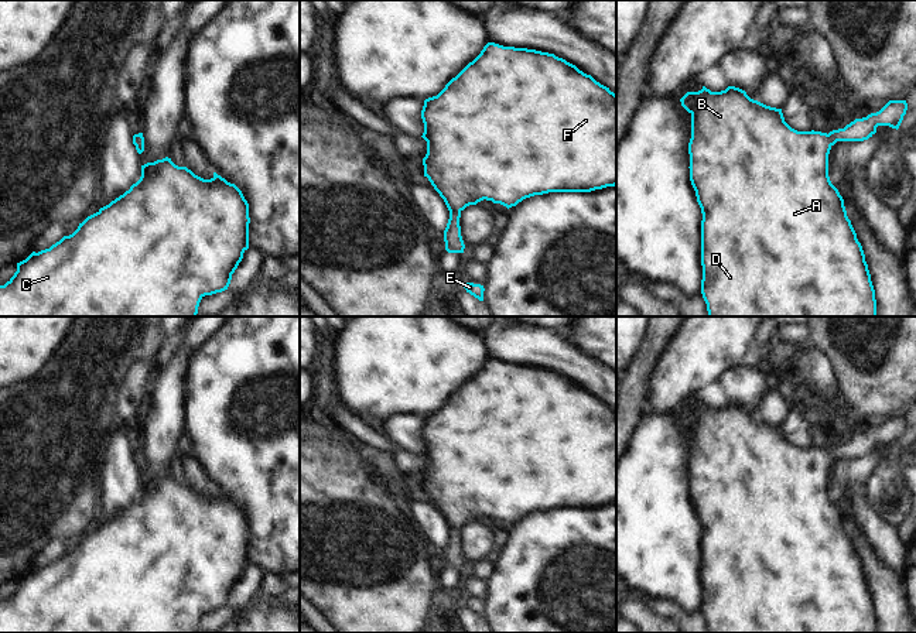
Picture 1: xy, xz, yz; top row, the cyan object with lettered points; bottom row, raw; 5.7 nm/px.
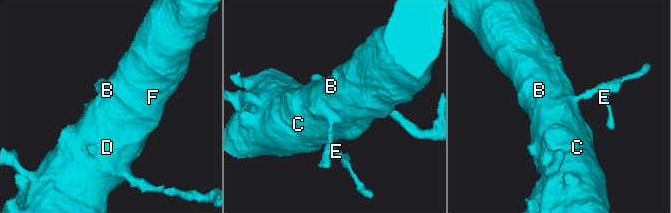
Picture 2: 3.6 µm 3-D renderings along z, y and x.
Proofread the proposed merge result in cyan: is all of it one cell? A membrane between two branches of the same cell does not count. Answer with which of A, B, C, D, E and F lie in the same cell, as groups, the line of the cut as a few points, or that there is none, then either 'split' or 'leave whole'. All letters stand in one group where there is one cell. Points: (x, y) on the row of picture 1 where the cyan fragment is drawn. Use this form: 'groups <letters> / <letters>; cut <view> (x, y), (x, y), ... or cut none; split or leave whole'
groups A B C D E F; cut none; leave whole

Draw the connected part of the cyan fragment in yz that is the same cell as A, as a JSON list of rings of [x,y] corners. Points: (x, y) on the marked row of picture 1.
[[[703,86],[698,92],[687,92],[681,106],[691,114],[690,181],[701,208],[701,294],[707,304],[708,316],[878,316],[875,290],[871,281],[868,264],[857,233],[847,216],[844,199],[828,177],[828,154],[837,141],[864,141],[876,133],[878,126],[899,129],[908,110],[906,100],[889,100],[879,112],[855,119],[844,129],[828,134],[821,131],[797,131],[783,117],[782,109],[766,106],[751,99],[745,90],[728,86],[721,92],[711,92]]]

